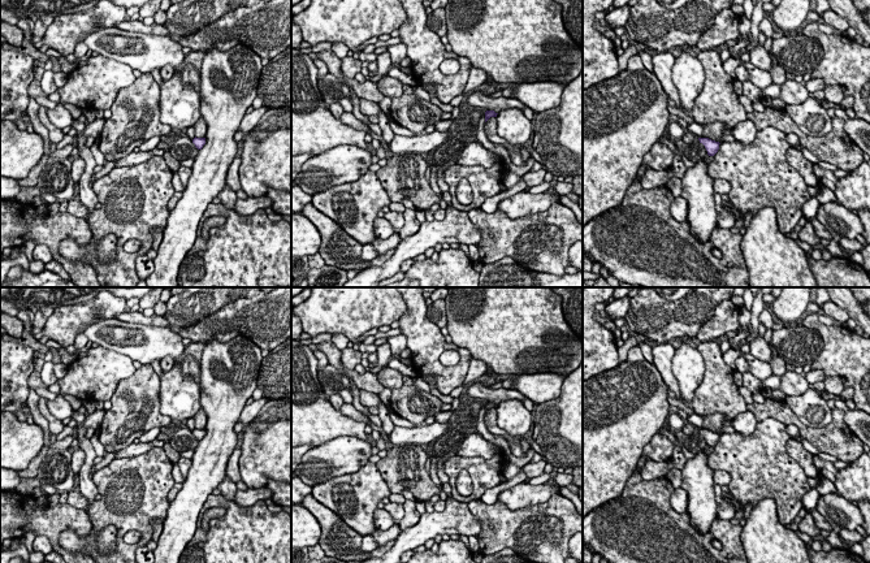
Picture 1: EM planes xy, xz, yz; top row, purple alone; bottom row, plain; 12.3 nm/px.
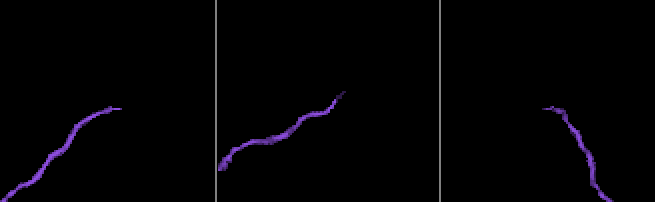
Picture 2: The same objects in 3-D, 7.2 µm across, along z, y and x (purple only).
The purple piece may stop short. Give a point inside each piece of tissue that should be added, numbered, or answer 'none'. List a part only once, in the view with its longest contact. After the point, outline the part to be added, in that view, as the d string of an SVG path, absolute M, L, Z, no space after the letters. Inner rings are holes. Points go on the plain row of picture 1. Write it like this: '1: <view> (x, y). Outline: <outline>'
none

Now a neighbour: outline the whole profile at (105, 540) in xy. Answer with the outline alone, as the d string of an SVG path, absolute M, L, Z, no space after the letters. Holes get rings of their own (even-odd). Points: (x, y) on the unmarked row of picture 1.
M114 525L103 528L96 534L96 549L100 555L113 554L116 550L117 529Z

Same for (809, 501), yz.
M811 488L802 498L802 508L806 511L815 508L819 495L817 488Z

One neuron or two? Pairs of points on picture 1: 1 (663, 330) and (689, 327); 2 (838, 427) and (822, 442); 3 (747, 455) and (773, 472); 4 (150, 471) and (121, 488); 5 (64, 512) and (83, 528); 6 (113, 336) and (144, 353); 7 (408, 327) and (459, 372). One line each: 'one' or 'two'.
1: one
2: one
3: one
4: one
5: one
6: one
7: one

